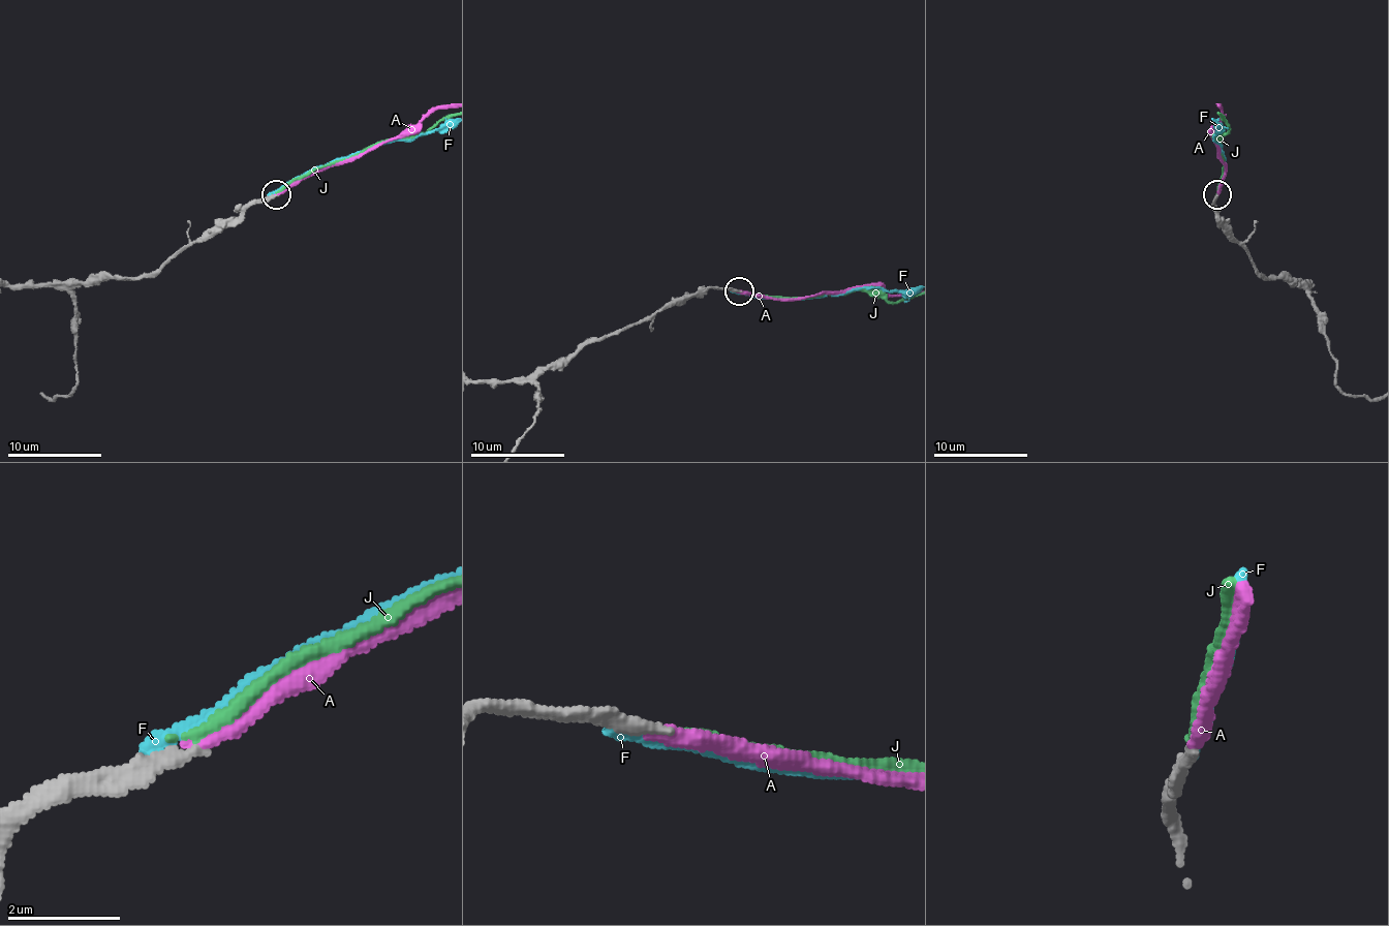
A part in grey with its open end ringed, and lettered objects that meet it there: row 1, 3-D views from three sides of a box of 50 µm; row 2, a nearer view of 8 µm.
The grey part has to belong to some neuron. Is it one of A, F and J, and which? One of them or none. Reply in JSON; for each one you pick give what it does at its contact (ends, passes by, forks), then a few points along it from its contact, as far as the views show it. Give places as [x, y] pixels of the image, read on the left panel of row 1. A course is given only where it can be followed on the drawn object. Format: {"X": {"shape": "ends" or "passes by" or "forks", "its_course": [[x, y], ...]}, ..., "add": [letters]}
{"A": {"shape": "ends"}, "add": ["A"]}

